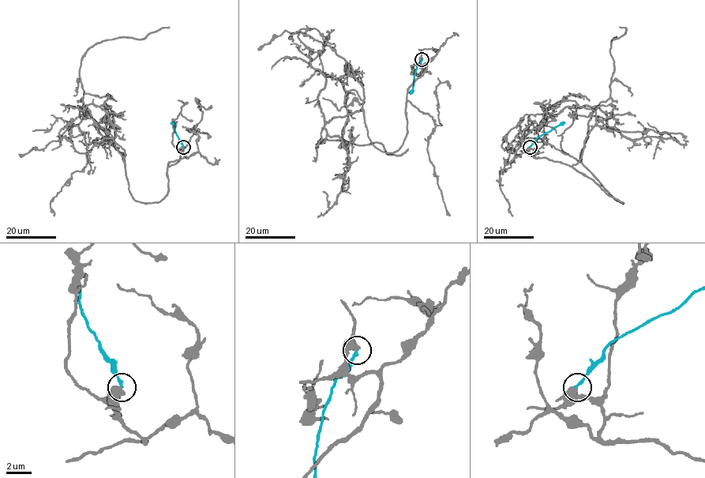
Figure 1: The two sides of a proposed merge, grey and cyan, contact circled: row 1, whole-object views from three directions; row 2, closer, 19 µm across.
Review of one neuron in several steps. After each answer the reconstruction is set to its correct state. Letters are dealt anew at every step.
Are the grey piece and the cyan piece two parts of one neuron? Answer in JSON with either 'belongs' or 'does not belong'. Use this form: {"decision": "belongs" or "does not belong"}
{"decision": "does not belong"}

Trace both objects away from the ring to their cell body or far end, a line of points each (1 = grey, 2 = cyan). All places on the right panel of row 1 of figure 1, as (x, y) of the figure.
1: (530, 146), (623, 203), (580, 158), (591, 112), (610, 96), (620, 27)
2: (530, 146), (538, 137), (564, 122)

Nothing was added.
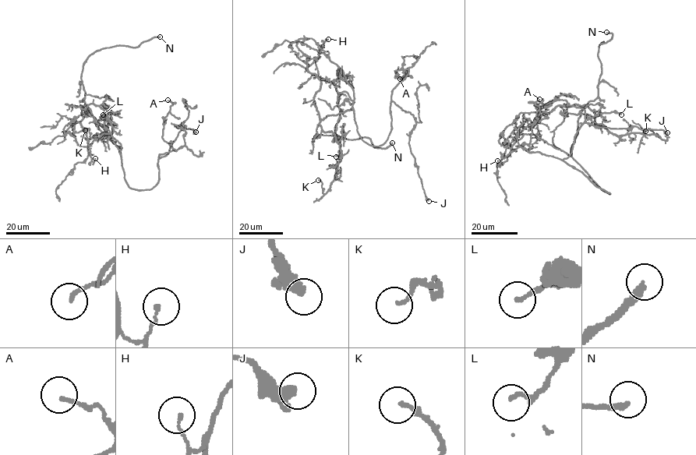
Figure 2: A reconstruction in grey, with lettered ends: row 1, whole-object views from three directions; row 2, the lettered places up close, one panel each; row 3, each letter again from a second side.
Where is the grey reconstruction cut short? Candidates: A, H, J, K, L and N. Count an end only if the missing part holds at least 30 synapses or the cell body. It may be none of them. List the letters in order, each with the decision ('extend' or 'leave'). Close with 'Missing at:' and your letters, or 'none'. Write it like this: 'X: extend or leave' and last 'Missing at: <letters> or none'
A: leave
H: leave
J: leave
K: leave
L: leave
N: extend
Missing at: N

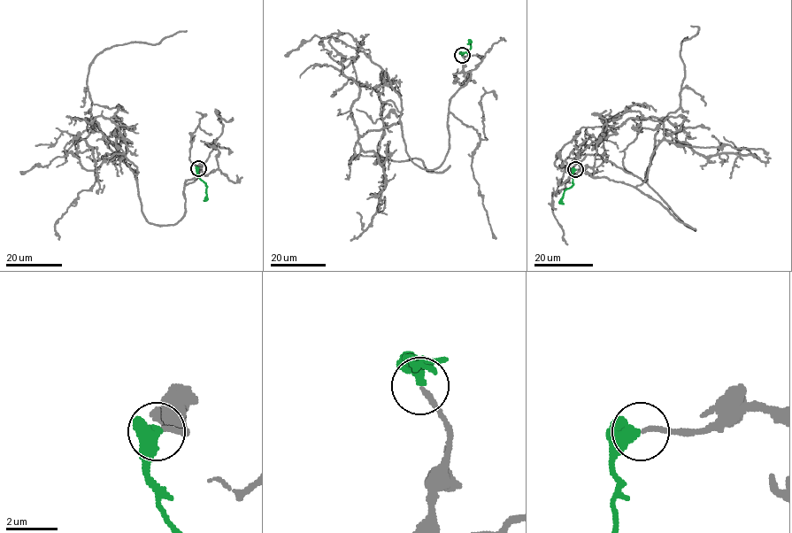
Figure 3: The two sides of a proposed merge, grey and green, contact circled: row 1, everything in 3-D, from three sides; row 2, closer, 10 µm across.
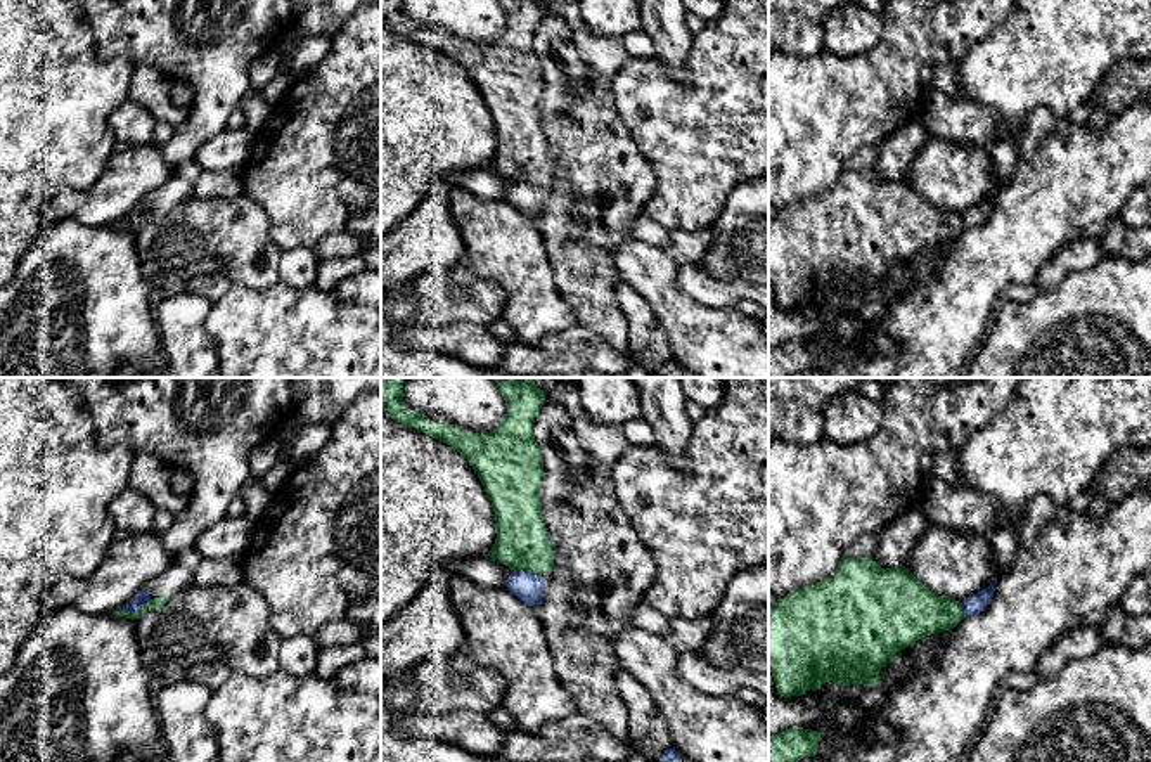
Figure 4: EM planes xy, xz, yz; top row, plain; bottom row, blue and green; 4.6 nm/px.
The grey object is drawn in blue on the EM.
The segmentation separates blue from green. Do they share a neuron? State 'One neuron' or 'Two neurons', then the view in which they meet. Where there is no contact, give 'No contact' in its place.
One neuron. Touches blue in xy

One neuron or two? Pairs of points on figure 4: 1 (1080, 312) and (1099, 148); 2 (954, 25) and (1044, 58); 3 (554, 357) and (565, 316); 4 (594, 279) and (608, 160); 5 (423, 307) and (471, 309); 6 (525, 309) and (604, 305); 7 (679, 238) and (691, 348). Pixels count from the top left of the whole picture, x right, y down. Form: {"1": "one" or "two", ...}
{"1": "two", "2": "two", "3": "two", "4": "one", "5": "one", "6": "two", "7": "two"}

